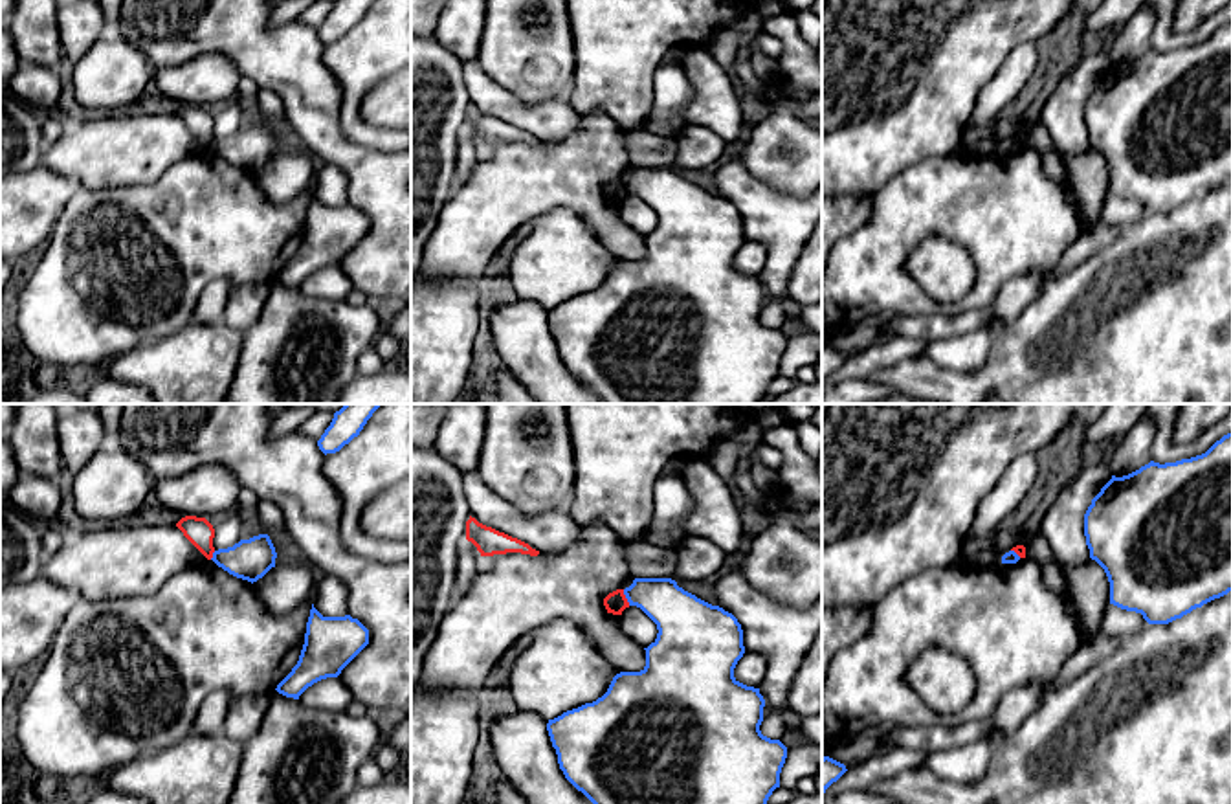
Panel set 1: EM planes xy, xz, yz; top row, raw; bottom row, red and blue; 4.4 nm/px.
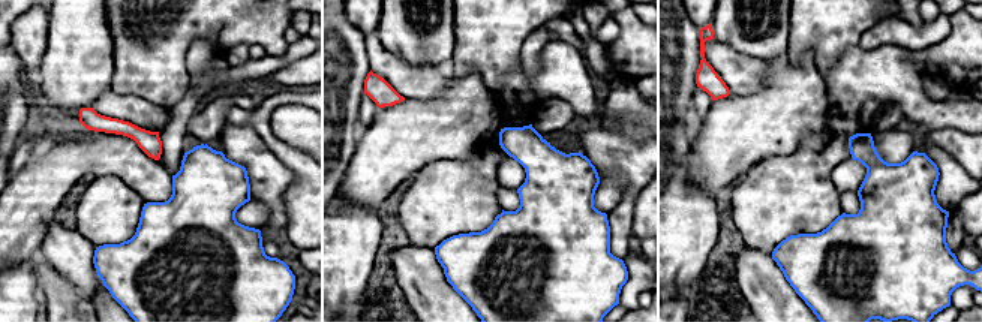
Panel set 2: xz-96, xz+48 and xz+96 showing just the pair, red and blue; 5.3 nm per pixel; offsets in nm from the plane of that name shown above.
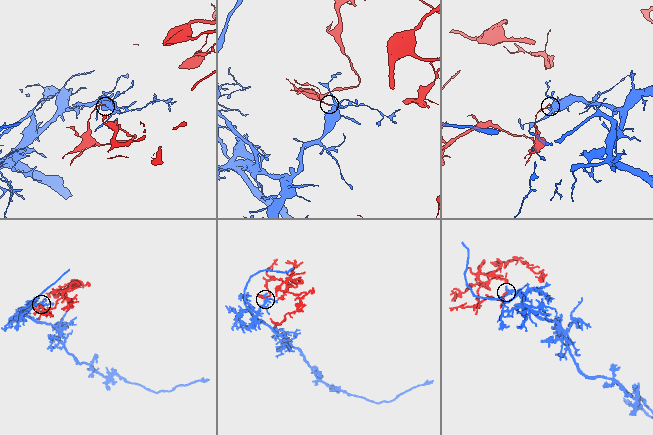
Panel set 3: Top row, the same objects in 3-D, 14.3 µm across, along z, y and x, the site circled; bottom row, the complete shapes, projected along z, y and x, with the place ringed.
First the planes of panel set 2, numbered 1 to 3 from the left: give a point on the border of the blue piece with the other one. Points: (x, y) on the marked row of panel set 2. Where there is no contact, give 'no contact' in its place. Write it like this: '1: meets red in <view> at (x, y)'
1: no contact
2: no contact
3: no contact

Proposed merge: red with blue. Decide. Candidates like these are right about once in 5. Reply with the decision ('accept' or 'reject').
reject

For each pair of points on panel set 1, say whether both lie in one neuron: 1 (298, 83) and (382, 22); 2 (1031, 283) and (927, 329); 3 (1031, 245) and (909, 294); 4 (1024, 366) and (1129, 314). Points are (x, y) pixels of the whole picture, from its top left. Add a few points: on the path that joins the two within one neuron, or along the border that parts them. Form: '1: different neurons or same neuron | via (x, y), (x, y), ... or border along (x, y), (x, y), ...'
1: different neurons | border along (323, 44), (323, 65), (338, 85), (340, 105)
2: same neuron | via (1006, 305), (984, 320), (971, 320), (953, 327)
3: same neuron | via (987, 224), (923, 224), (898, 250)
4: same neuron | via (1050, 366), (1077, 366), (1103, 340)

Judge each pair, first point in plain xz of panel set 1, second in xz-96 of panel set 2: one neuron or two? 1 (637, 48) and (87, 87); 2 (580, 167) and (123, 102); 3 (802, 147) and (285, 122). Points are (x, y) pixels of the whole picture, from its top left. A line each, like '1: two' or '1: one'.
1: two
2: two
3: two

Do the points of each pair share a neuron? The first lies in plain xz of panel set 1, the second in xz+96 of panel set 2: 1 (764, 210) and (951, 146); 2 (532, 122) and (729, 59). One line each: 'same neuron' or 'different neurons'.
1: same neuron
2: same neuron

